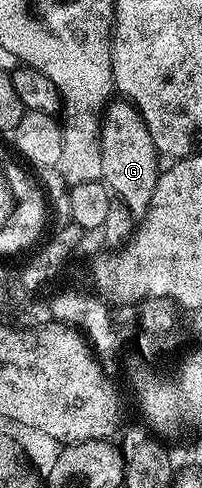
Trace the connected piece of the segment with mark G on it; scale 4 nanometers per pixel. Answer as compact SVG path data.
M125 98L111 99L100 116L100 154L102 155L102 180L107 189L114 193L128 206L128 210L141 218L152 202L152 194L156 190L156 182L160 175L158 147L152 142L152 134L148 134L148 126L137 108Z

